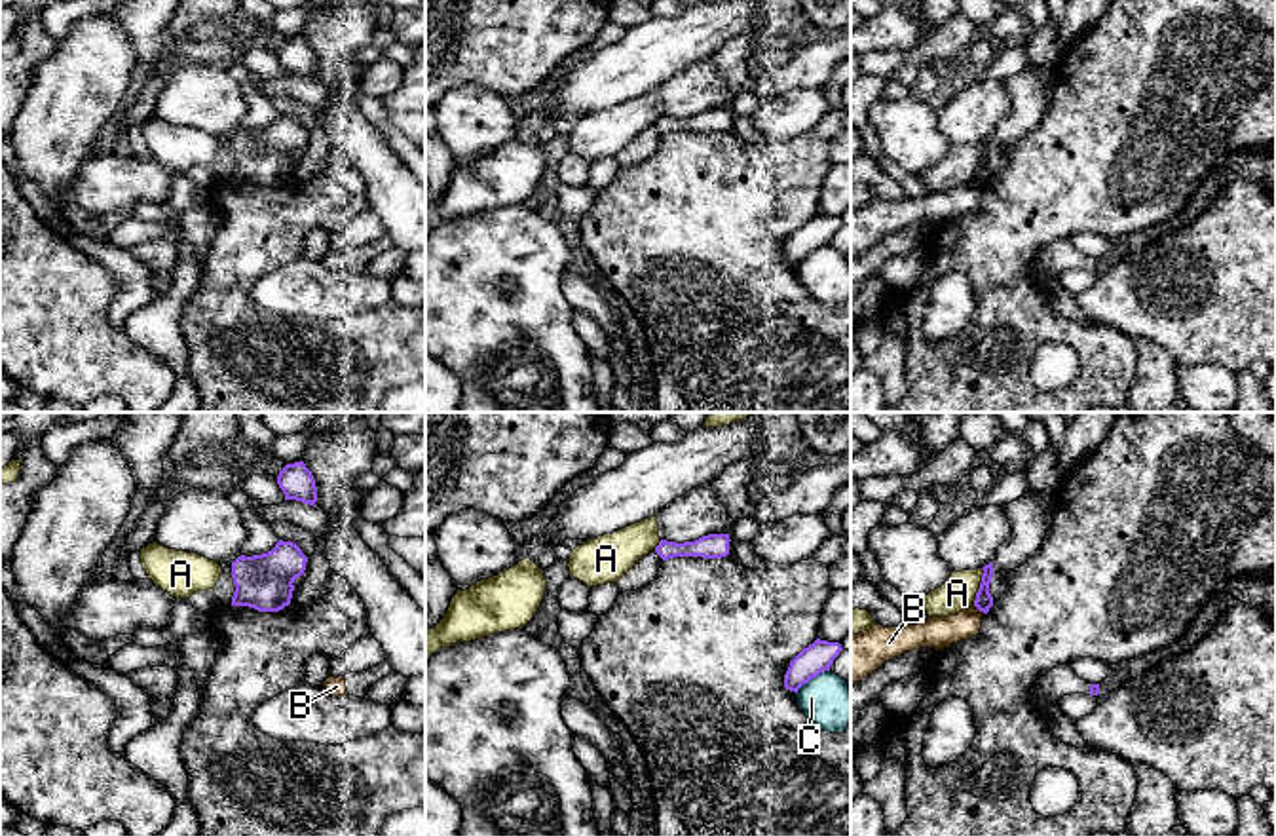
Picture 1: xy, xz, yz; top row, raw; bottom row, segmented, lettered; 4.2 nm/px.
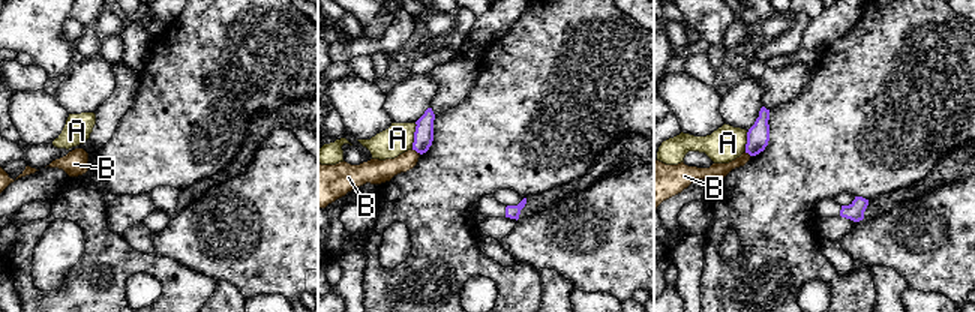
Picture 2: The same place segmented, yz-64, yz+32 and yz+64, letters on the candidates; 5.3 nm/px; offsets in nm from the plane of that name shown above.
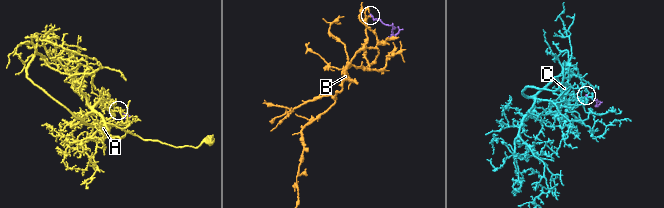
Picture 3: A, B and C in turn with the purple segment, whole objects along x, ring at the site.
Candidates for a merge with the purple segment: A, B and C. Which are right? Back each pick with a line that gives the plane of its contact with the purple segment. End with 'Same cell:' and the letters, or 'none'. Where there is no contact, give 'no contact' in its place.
Same cell: none

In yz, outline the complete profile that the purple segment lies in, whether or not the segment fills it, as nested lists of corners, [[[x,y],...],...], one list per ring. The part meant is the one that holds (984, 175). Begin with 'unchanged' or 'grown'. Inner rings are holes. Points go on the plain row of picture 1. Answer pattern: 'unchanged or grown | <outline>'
unchanged | [[[993,137],[985,139],[982,144],[984,144],[982,158],[980,158],[980,163],[976,167],[974,180],[980,186],[987,188],[989,182],[993,180],[993,171],[989,167],[989,158],[991,158],[991,152],[993,152]]]

